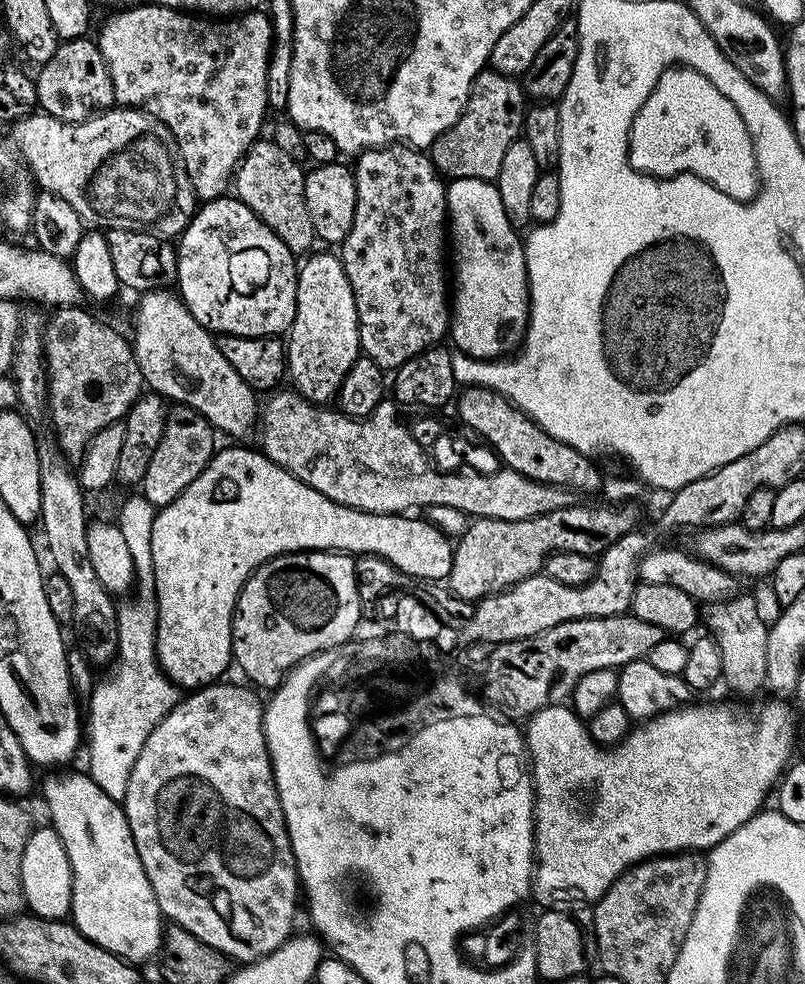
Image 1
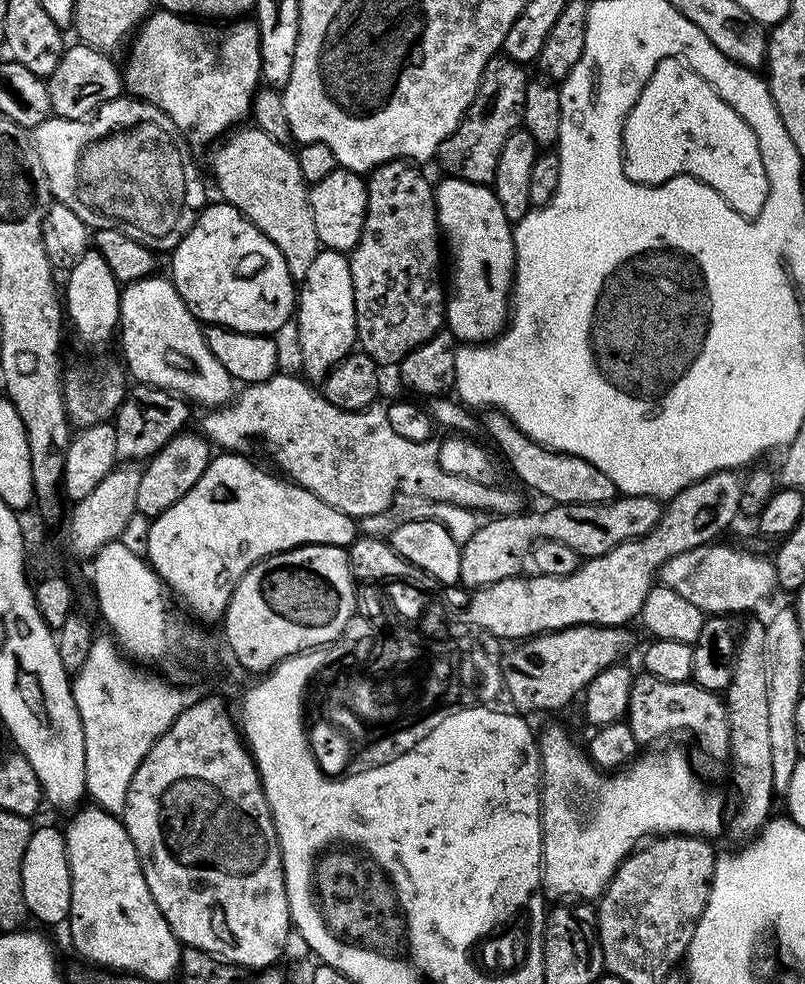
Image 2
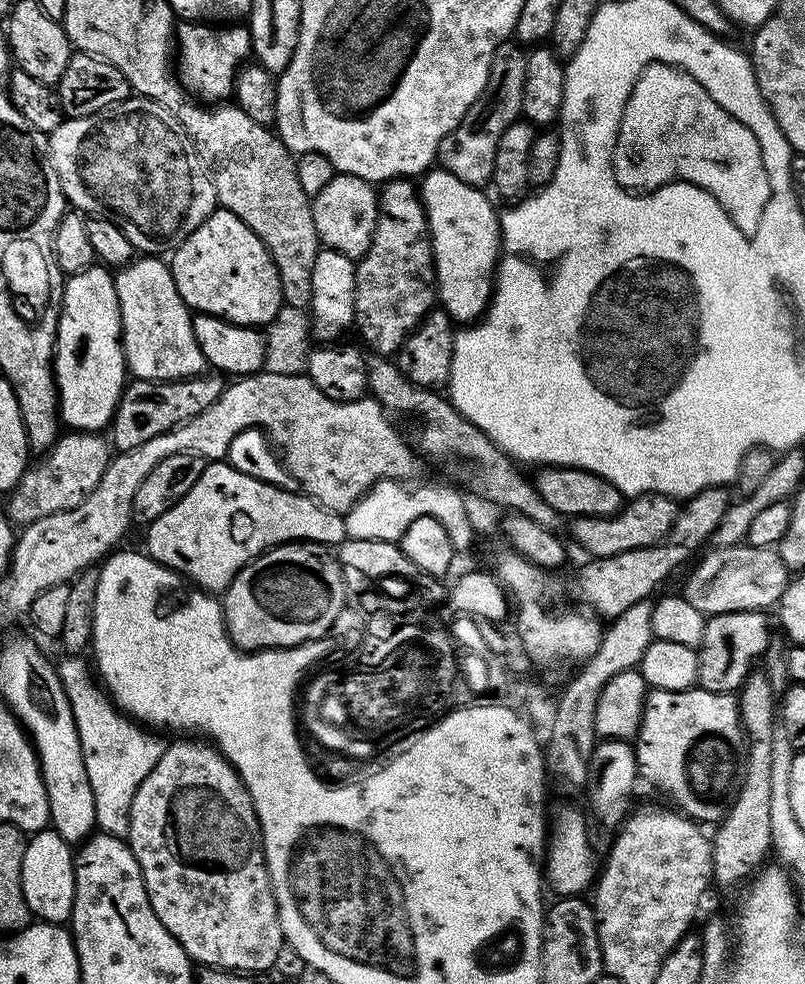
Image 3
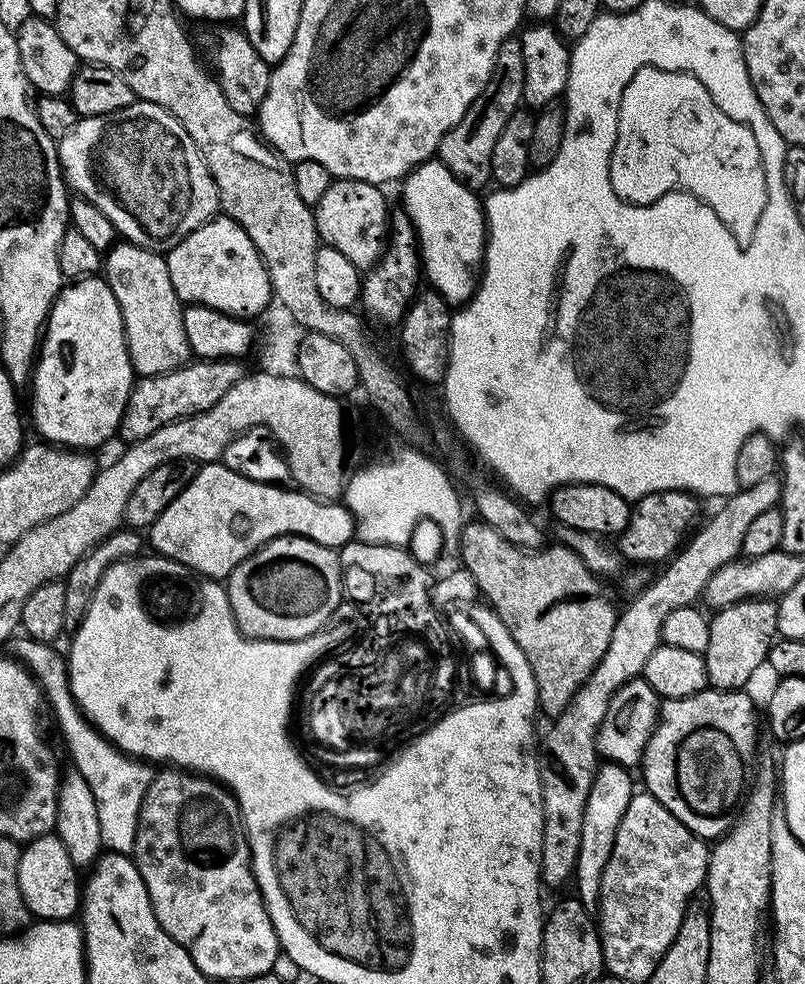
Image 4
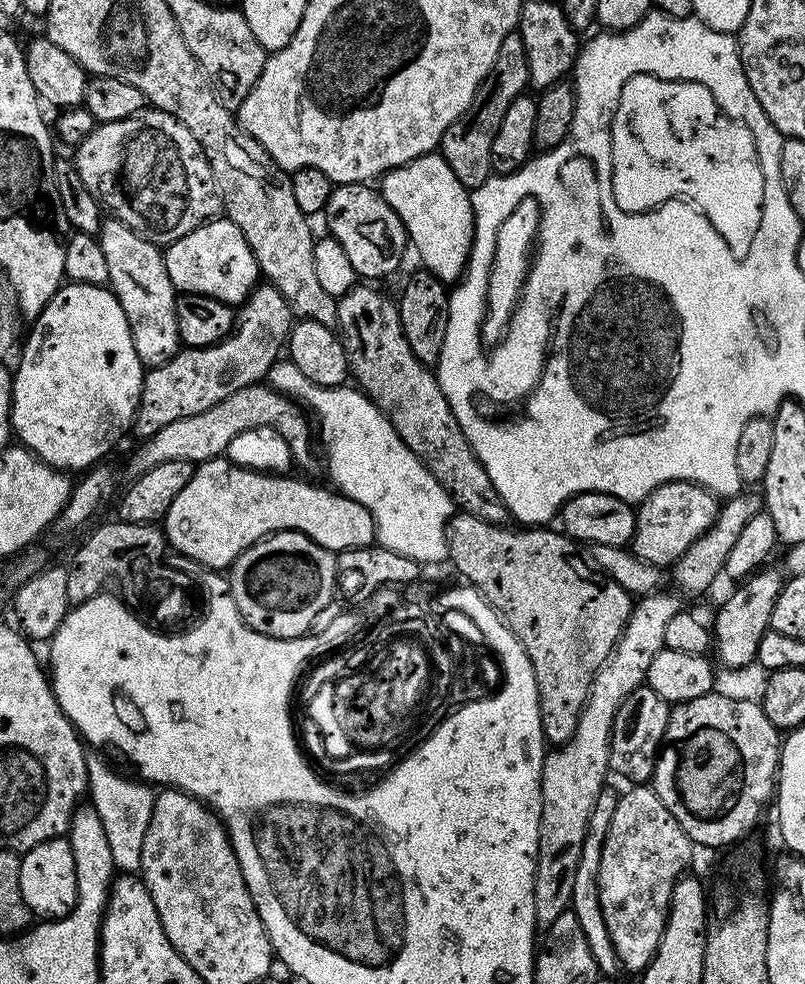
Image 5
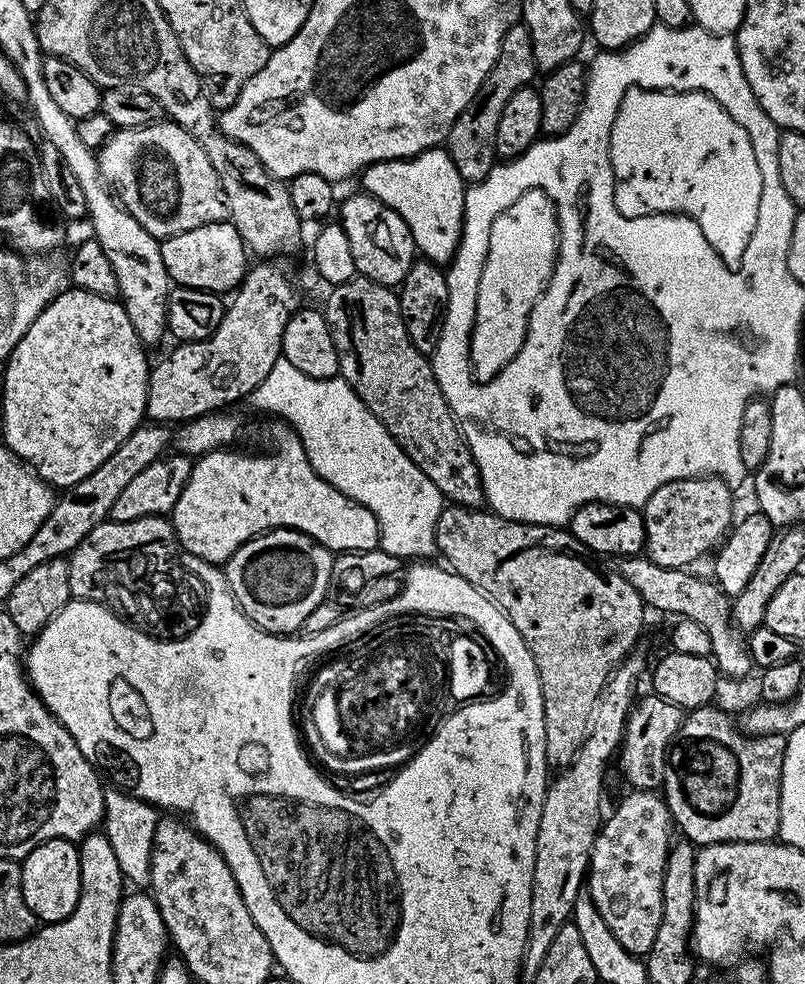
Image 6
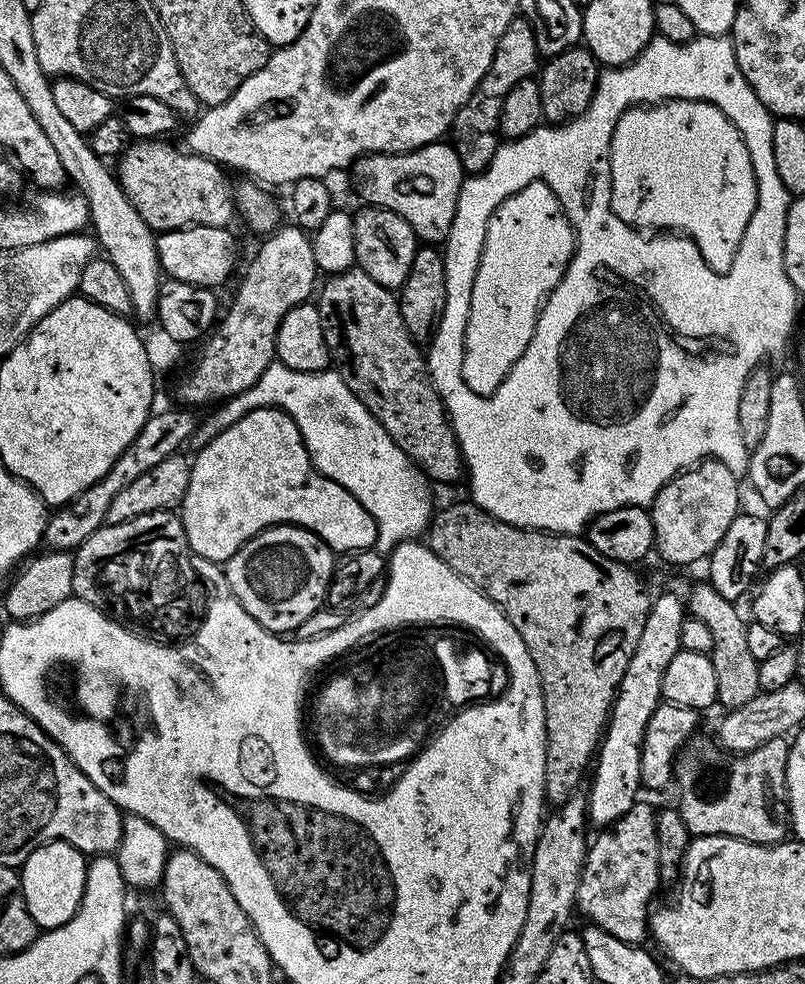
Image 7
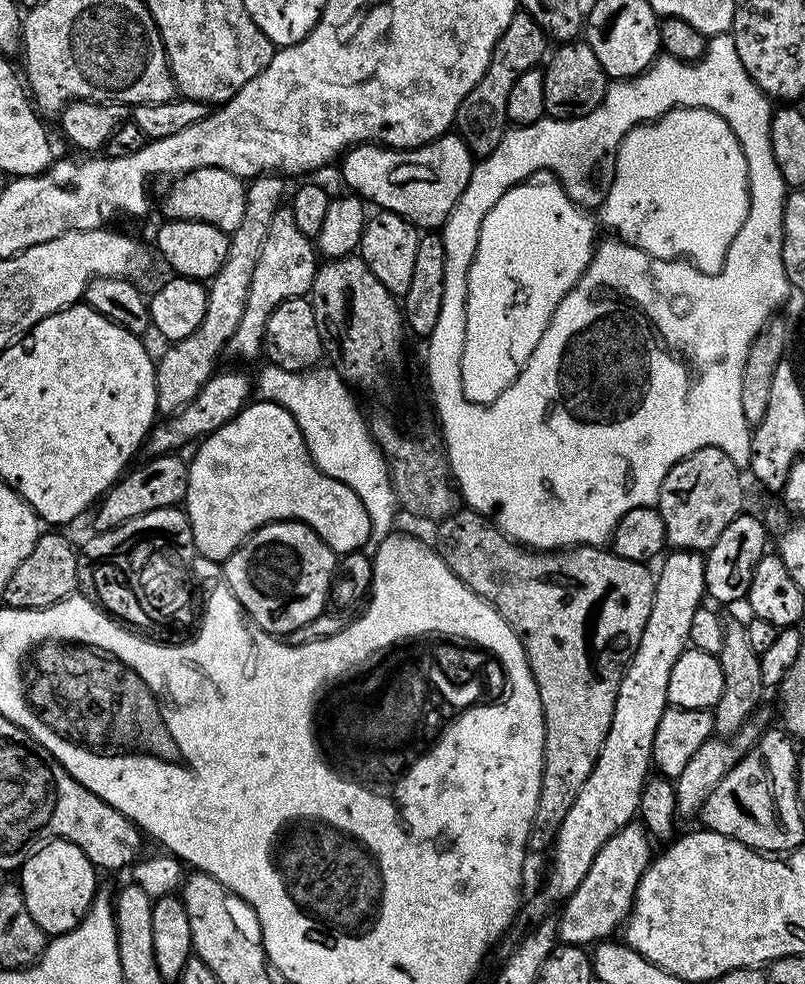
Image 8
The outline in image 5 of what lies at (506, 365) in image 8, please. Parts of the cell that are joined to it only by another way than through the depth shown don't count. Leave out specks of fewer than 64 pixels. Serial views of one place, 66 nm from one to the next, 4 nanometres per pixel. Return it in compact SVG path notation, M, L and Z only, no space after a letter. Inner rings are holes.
M534 198L523 200L498 230L496 255L492 258L488 273L488 303L484 309L484 325L481 328L485 345L495 345L508 330L512 315L516 313L516 304L520 301L520 293L524 290L524 279L528 276L530 257L539 231L540 203Z

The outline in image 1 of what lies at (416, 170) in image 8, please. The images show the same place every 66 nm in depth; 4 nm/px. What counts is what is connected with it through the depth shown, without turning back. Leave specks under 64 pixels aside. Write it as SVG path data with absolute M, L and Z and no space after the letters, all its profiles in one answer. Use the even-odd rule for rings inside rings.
M474 178L453 180L447 185L448 197L448 228L450 229L450 264L456 267L454 272L454 295L450 300L450 340L453 340L455 351L465 352L475 360L498 360L515 353L519 349L524 333L528 330L528 271L524 257L524 240L514 226L510 226L510 218L506 218L506 210L502 210L502 198L498 198L495 183Z

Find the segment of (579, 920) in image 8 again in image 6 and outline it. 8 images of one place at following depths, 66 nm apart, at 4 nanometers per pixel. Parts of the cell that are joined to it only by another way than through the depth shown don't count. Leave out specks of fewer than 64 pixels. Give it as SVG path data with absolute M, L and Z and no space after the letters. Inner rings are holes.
M639 790L627 794L596 834L586 873L586 890L614 938L630 954L644 958L650 946L654 946L662 922L662 878L672 848L674 825L663 795Z

